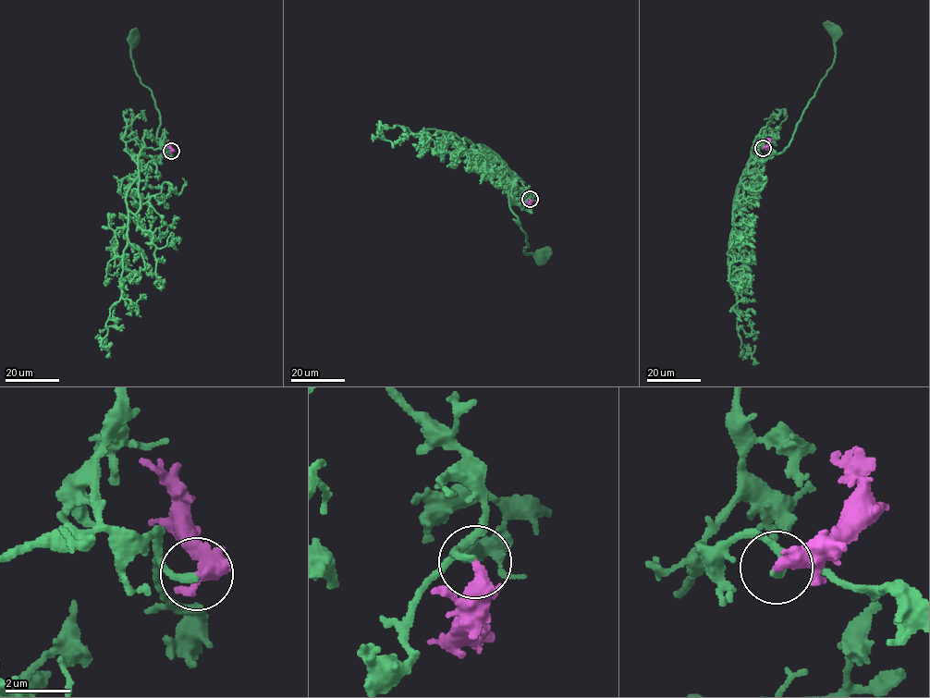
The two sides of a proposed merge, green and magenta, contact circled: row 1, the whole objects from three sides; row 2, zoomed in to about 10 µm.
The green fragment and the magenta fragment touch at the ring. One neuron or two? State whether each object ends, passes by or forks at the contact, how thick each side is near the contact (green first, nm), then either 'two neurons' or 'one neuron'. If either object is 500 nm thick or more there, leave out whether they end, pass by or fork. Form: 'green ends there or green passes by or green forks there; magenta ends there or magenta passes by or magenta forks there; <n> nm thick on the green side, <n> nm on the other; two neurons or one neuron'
green ends there; magenta ends there; 200 nm thick on the green side, 400 nm on the other; one neuron

